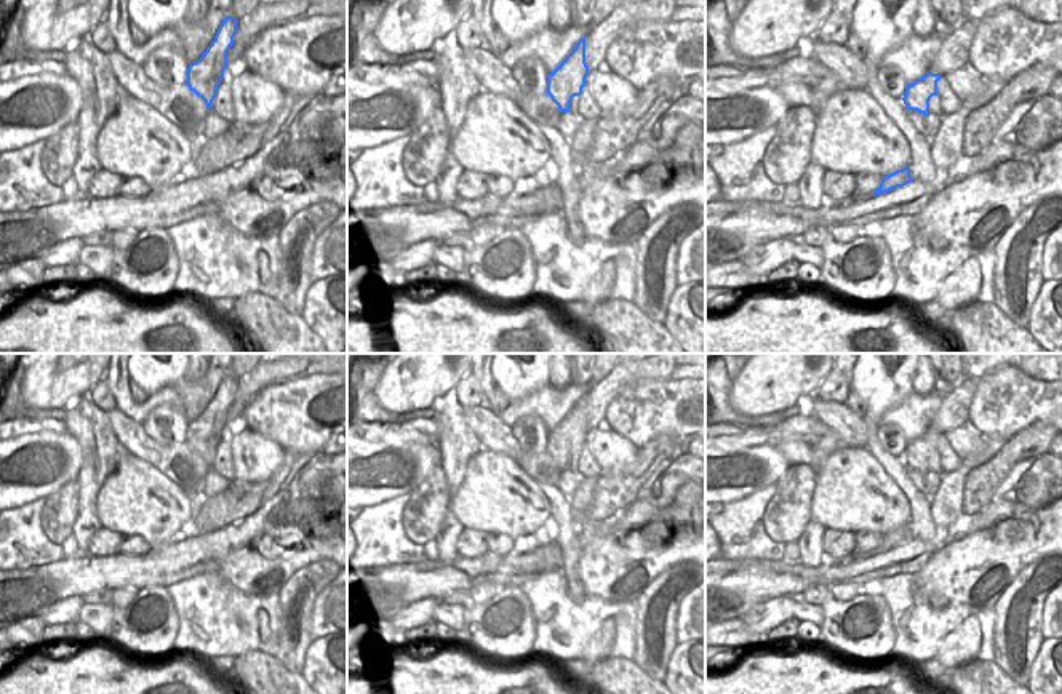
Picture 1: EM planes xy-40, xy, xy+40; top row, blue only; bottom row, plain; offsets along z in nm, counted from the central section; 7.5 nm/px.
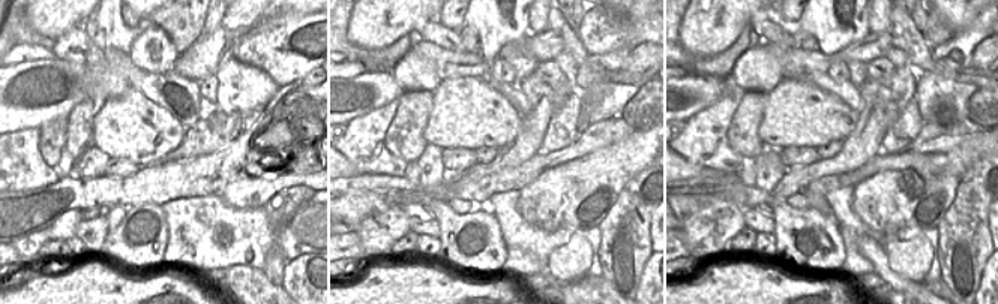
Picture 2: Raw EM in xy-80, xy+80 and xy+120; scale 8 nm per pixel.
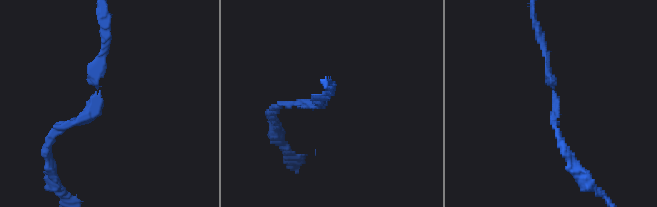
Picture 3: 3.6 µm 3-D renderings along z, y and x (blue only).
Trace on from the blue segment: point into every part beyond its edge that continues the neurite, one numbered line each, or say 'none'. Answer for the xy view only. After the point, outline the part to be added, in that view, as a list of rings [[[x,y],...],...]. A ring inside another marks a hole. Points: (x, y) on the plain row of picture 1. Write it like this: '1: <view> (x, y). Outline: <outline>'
none

